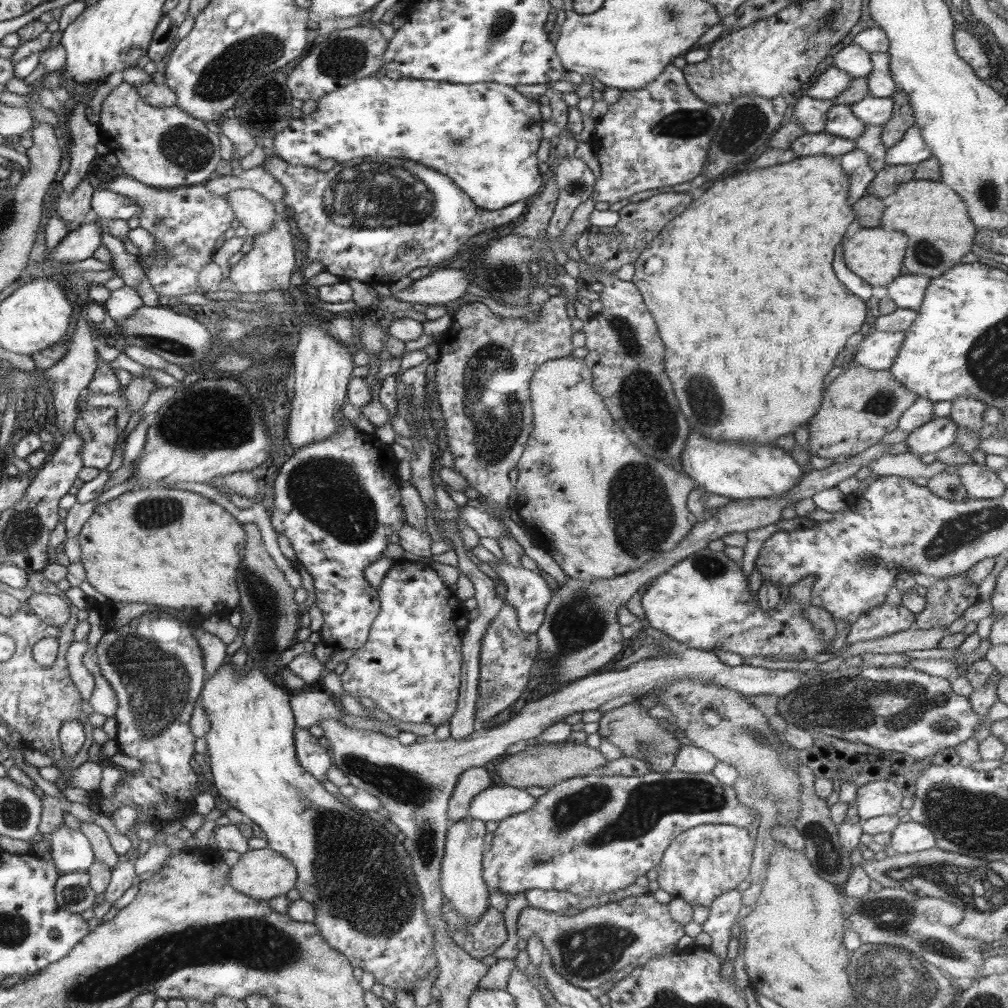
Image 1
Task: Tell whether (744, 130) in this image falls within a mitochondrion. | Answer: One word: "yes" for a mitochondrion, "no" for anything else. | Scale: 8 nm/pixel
yes

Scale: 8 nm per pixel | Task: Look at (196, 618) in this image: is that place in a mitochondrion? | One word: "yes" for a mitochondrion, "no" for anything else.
no

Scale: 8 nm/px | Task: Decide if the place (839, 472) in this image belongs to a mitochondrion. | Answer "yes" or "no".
no

